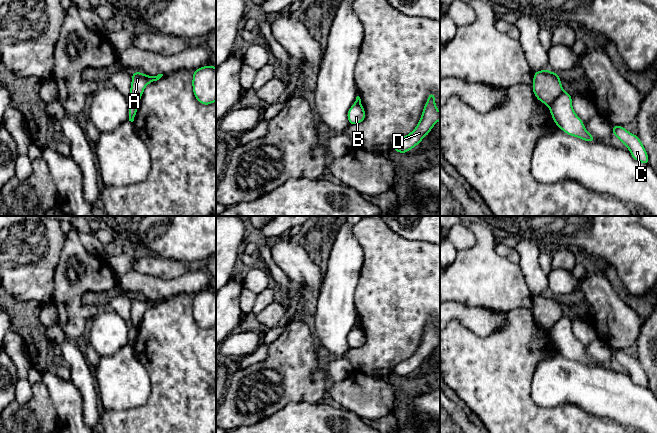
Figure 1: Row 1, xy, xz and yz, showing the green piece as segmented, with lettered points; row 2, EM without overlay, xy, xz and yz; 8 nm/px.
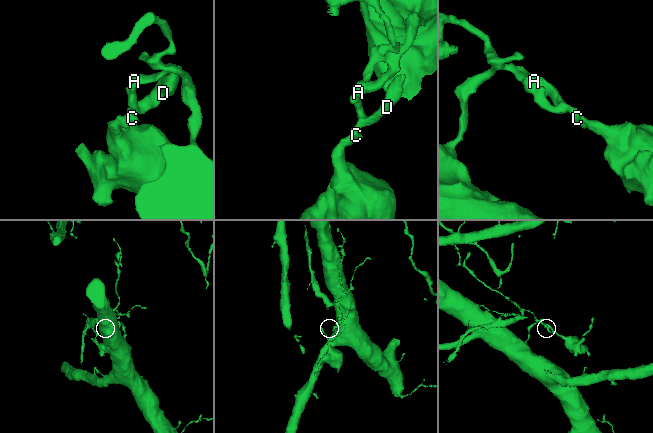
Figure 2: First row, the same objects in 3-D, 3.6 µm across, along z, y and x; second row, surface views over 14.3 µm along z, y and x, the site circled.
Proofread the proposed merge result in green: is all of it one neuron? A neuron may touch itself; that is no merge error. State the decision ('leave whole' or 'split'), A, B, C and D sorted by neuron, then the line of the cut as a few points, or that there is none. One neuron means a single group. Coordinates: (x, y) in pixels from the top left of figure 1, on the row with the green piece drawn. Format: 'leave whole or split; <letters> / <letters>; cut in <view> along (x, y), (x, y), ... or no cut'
split; A / B C D; cut in yz along (563, 91), (549, 106)

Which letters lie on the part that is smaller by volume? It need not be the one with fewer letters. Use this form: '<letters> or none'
B, C, D

